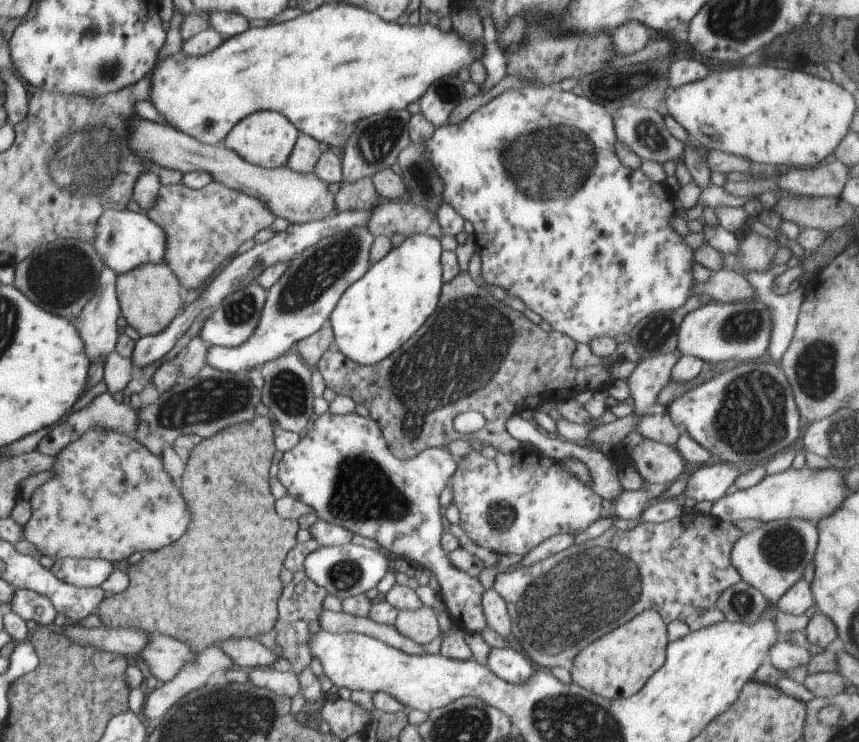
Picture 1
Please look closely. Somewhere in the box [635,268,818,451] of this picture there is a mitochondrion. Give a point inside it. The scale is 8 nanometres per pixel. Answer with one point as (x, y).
(742, 325)

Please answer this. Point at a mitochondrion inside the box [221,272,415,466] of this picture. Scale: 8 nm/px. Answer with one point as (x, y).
(288, 393)

